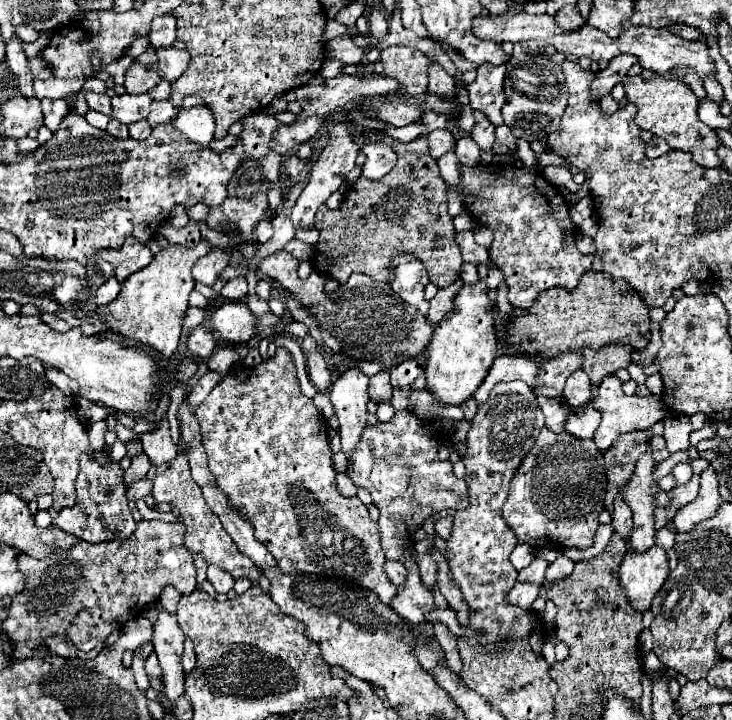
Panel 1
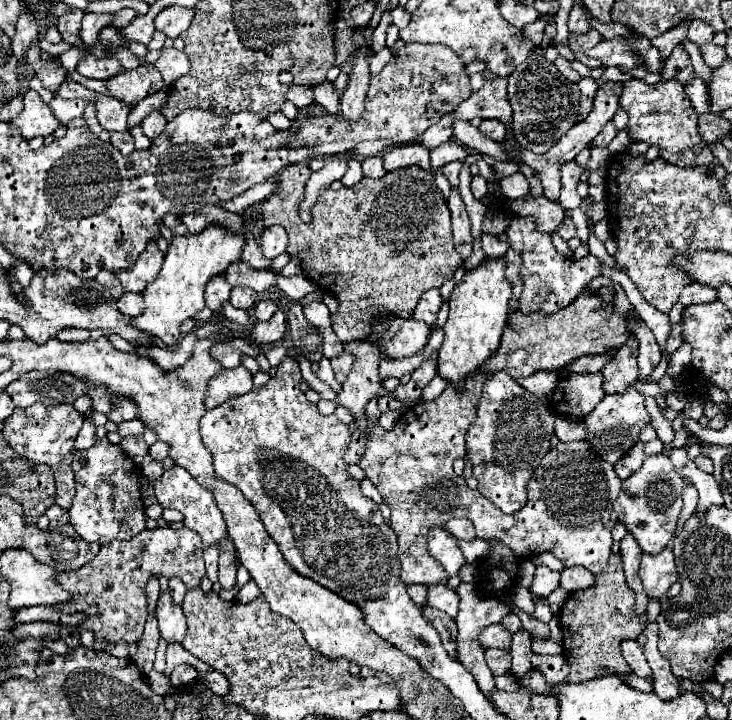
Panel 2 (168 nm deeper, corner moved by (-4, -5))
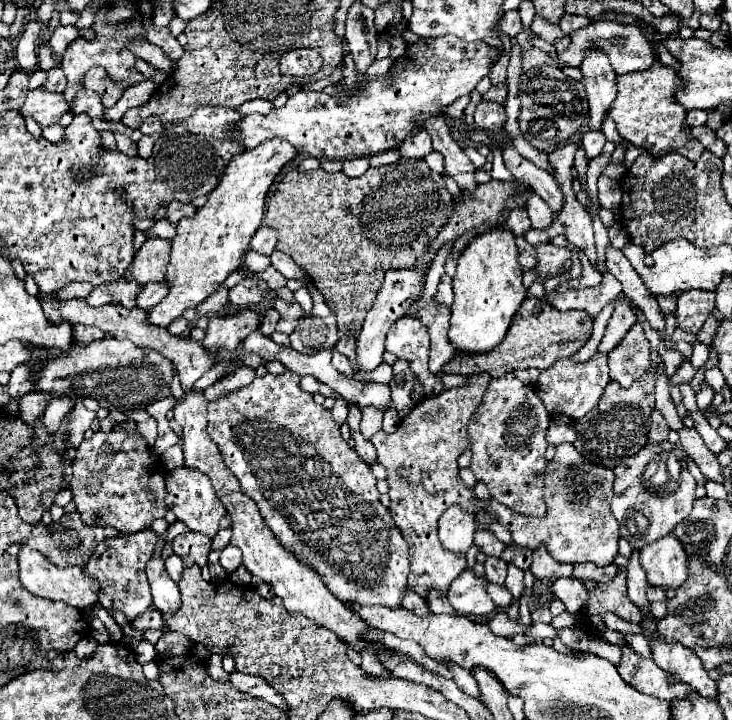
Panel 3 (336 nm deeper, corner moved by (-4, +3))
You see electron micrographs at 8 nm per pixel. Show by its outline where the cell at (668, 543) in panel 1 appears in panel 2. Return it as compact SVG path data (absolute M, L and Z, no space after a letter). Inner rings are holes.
M686 486L684 488L684 494L682 494L682 500L684 500L684 508L682 508L682 516L680 516L680 526L676 532L680 532L680 528L684 526L684 520L688 520L688 516L694 514L696 506L698 506L698 492L694 486Z

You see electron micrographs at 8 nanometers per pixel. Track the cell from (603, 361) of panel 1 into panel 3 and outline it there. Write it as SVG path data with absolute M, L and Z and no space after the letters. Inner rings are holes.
M636 322L622 342L608 354L610 378L628 388L640 378L650 364L650 342L646 340L642 326Z

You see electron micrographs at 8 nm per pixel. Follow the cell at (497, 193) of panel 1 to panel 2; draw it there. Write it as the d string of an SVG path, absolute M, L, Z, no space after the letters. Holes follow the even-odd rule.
M514 216L508 230L508 242L514 250L522 254L522 280L524 280L524 292L520 298L520 310L524 314L530 312L544 312L544 314L554 314L562 308L566 308L580 292L586 288L586 284L592 278L600 276L600 260L596 256L586 256L584 260L576 262L572 258L566 258L556 252L552 246L550 234L542 234L536 228L534 218L522 218Z

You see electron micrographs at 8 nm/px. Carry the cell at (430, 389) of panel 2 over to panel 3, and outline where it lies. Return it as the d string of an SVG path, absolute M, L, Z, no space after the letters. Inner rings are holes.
M440 372L438 376L440 376L440 380L442 380L442 386L444 386L444 388L462 386L462 384L466 382L466 376L460 376L460 374L444 374L444 372Z

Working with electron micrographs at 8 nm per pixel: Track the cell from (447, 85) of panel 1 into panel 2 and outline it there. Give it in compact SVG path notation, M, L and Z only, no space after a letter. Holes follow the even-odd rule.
M462 120L454 122L454 138L456 138L462 146L466 146L466 148L470 148L470 150L476 150L476 152L480 152L480 154L488 154L488 156L492 156L492 158L498 160L498 162L510 162L504 144L498 144L498 142L486 138L486 136L480 134L478 128L474 128L470 122L462 122Z

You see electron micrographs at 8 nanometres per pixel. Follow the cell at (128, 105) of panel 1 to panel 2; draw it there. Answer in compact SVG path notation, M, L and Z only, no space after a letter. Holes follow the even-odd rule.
M96 94L94 106L96 106L96 118L104 130L108 130L108 132L126 130L130 106L120 104L120 100L116 100L112 96L104 96L104 94Z

